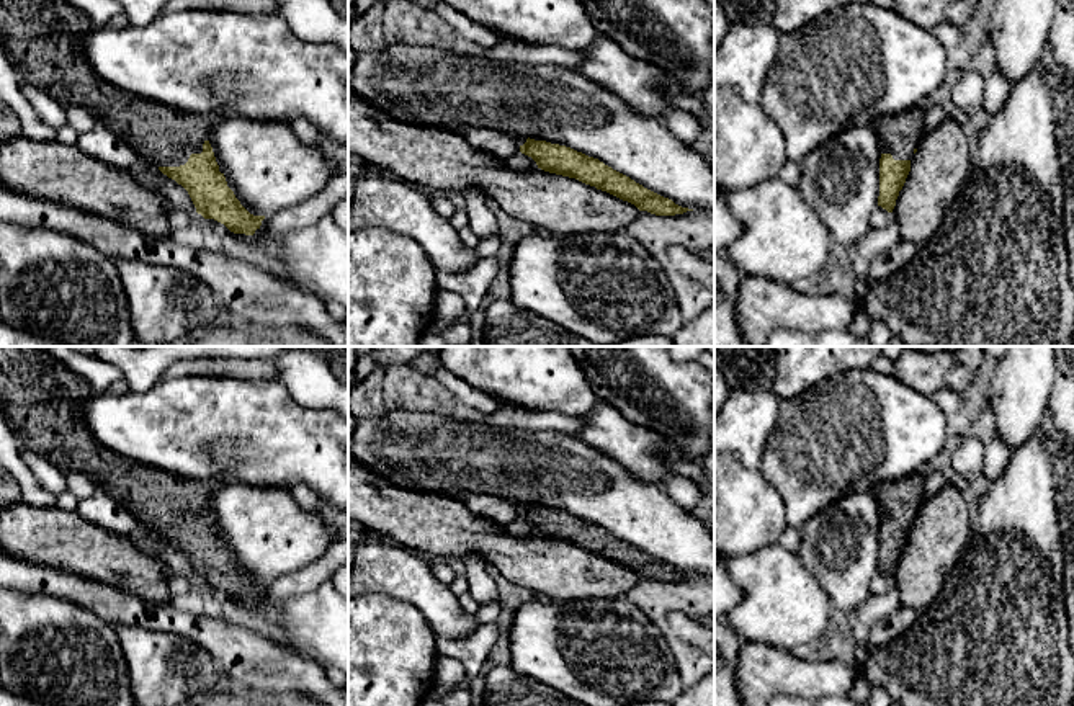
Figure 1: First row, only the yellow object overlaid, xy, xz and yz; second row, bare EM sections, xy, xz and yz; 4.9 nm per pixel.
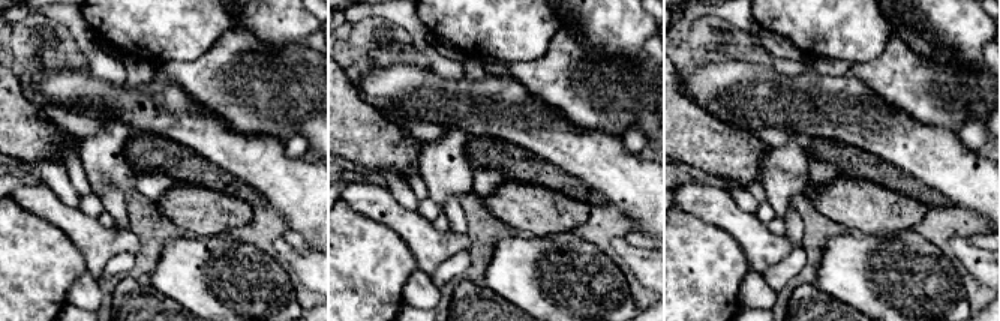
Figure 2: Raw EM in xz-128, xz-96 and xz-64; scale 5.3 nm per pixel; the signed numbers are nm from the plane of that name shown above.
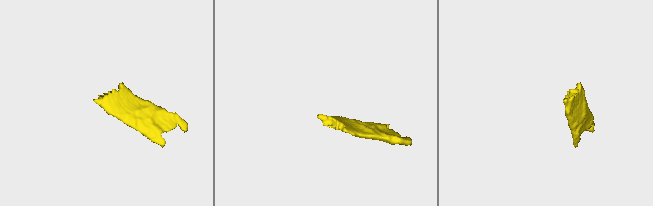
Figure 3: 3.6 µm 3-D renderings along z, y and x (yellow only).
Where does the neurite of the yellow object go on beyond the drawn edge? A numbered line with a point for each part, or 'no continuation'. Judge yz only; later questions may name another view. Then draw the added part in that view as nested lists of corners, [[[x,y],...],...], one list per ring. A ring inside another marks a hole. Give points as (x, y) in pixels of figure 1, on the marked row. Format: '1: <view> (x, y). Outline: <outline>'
1: yz (899, 134). Outline: [[[911,108],[899,114],[878,116],[873,123],[881,154],[894,160],[911,160],[924,136],[925,108]]]

